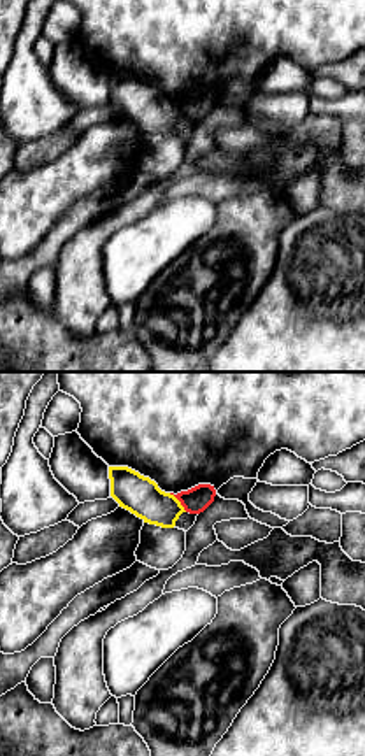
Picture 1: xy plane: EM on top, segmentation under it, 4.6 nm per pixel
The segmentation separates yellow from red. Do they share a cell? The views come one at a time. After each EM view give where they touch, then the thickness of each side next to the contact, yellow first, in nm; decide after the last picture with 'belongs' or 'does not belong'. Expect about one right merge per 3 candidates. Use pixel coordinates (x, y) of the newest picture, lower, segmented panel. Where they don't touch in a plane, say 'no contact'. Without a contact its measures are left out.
contact (179, 502); calibres 170 and 120 nm

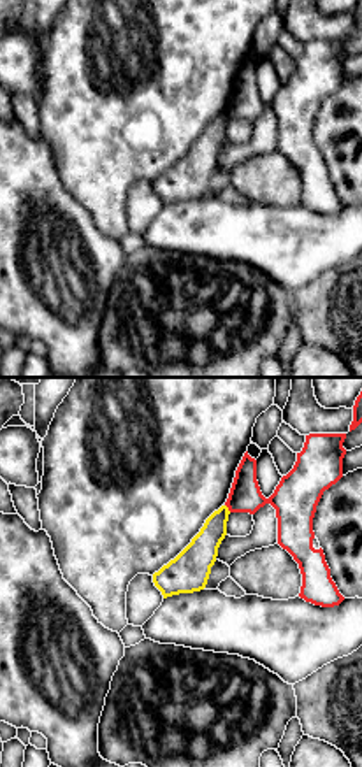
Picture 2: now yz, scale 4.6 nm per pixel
contact (227, 508); calibres 150 and 150 nm

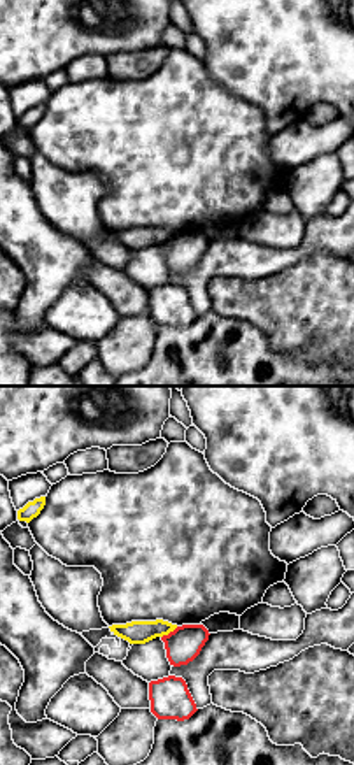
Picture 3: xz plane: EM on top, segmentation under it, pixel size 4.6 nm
contact (169, 632); calibres 110 and 160 nm

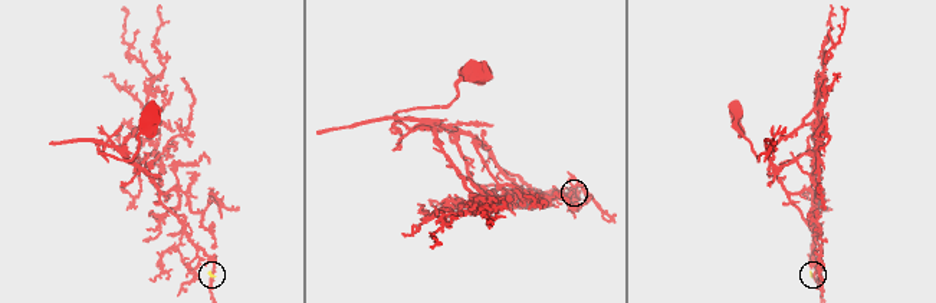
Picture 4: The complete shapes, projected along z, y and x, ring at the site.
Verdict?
does not belong

